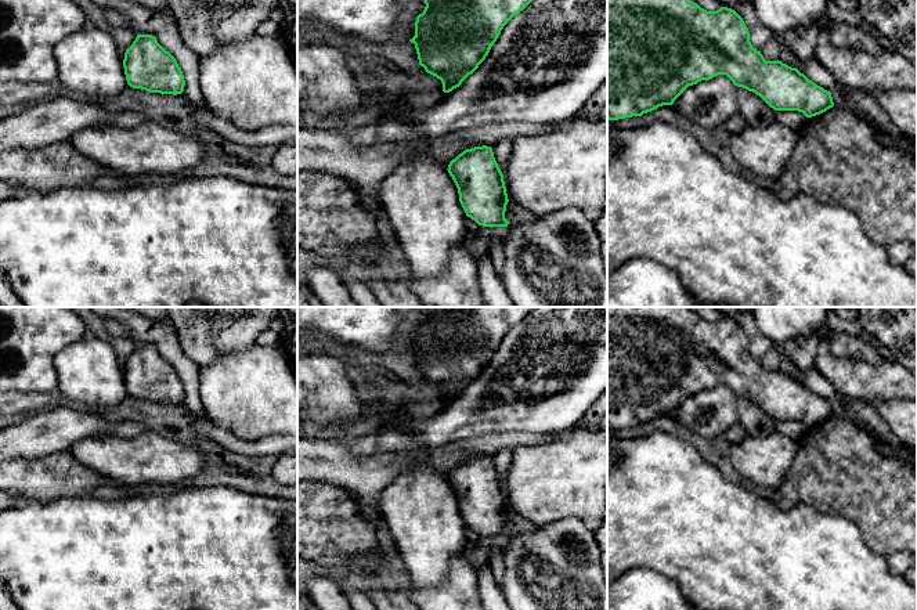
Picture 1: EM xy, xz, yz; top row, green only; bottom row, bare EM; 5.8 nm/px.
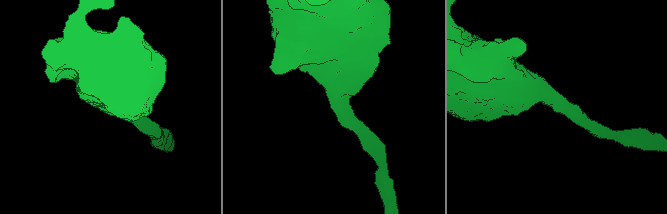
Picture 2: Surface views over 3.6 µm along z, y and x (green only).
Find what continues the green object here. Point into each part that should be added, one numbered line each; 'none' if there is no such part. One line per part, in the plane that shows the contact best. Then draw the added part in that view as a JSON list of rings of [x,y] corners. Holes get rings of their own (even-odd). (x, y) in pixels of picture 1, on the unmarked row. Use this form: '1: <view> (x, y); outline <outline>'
none

